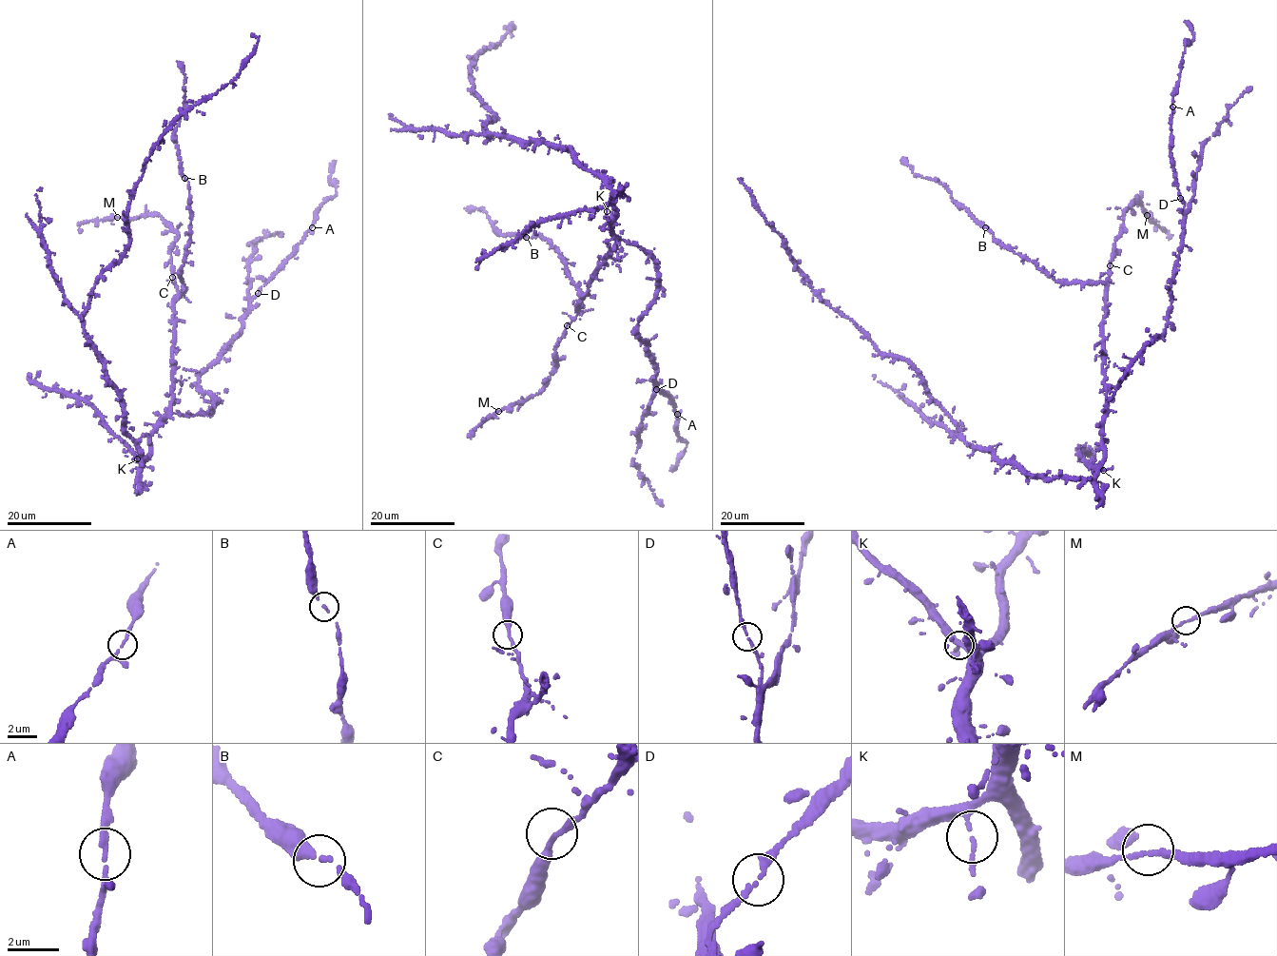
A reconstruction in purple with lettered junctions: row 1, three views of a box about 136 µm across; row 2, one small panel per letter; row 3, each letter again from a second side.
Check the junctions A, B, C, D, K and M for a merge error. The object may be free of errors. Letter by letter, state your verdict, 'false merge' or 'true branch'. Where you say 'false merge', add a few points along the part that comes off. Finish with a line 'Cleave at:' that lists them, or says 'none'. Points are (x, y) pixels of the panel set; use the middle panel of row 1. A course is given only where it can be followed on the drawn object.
A: true branch
B: true branch
C: true branch
D: true branch
K: true branch
M: true branch
Cleave at: none

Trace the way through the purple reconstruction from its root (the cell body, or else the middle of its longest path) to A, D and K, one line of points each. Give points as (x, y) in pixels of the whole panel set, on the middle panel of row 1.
A: (612, 190), (609, 228), (655, 263), (655, 299), (634, 332), (653, 363), (652, 390), (677, 414)
D: (612, 190), (616, 213), (609, 228), (648, 250), (655, 263), (655, 299), (634, 332), (653, 363), (656, 389)
K: (612, 190), (607, 211)

